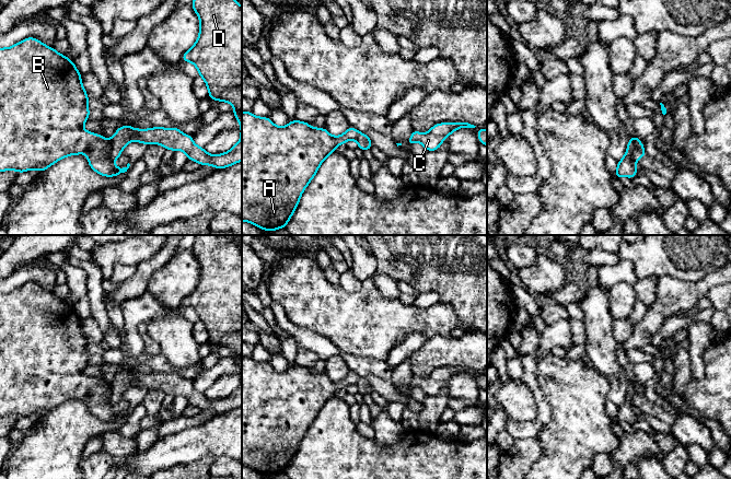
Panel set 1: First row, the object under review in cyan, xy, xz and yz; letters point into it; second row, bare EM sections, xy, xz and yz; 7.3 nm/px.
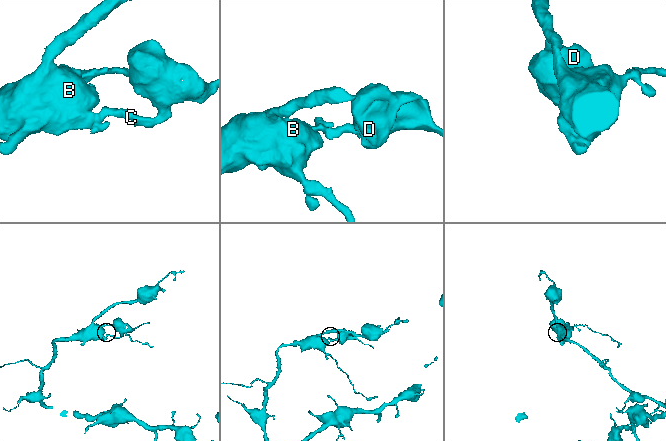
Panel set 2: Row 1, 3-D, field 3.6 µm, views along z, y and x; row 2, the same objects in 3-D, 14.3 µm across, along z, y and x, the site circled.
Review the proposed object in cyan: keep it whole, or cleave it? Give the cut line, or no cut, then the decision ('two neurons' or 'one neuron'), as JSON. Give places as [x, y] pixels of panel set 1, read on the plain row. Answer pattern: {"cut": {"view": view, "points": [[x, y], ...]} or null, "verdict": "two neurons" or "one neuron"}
{"cut": {"view": "yz", "points": [[631, 382], [633, 399], [637, 404]]}, "verdict": "two neurons"}

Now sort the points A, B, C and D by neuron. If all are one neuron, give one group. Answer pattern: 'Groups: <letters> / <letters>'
Groups: A B / C D

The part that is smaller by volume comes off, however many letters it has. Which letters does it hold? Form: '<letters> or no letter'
C, D

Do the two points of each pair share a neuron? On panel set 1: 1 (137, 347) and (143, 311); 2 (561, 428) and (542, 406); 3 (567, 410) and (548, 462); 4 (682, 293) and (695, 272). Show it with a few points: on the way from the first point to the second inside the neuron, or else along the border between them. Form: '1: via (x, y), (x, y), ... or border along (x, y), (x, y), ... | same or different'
1: via (134, 338), (135, 319) | same
2: border along (542, 392), (550, 410), (550, 419), (543, 428) | different
3: via (567, 423), (567, 443), (561, 448) | same
4: border along (714, 271), (695, 281), (682, 281), (664, 276) | different

